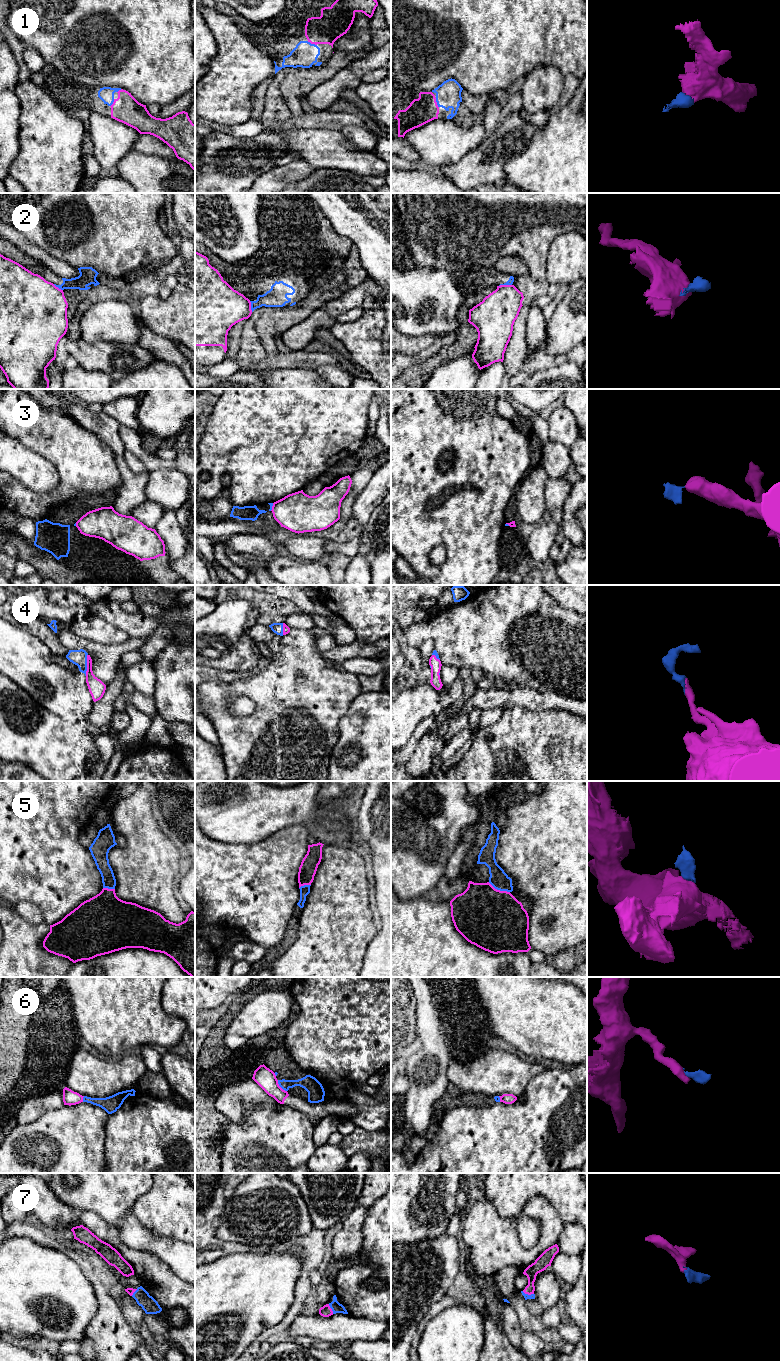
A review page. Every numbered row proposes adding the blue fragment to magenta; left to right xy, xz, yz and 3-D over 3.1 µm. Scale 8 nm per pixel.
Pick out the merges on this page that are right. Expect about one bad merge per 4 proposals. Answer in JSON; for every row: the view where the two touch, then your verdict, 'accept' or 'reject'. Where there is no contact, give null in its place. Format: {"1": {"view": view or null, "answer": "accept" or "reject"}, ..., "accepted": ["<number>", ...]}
{"1": {"view": "xz", "answer": "accept"}, "2": {"view": "xz", "answer": "reject"}, "3": {"view": "xz", "answer": "reject"}, "4": {"view": "xy", "answer": "accept"}, "5": {"view": "yz", "answer": "accept"}, "6": {"view": "xz", "answer": "reject"}, "7": {"view": "yz", "answer": "accept"}, "accepted": ["1", "4", "5", "7"]}

